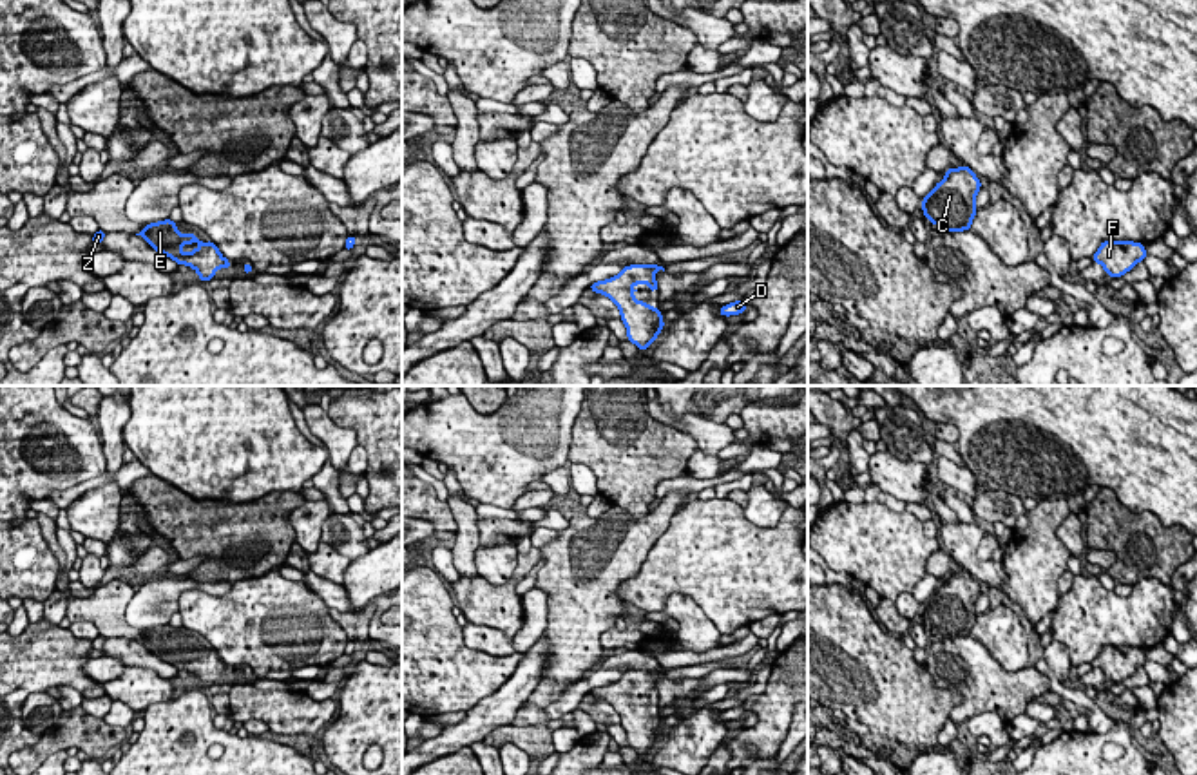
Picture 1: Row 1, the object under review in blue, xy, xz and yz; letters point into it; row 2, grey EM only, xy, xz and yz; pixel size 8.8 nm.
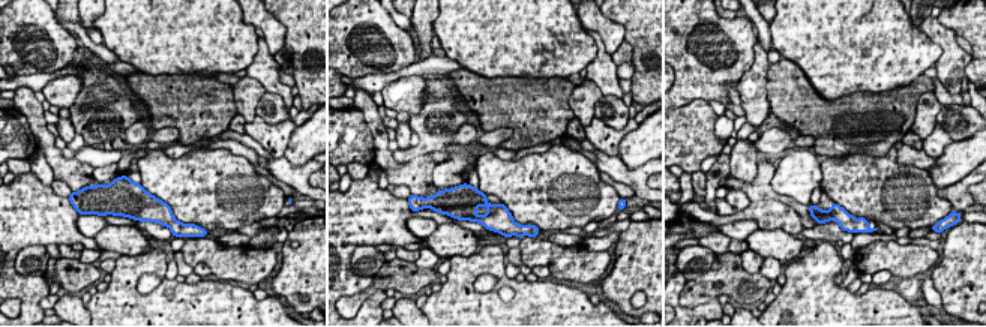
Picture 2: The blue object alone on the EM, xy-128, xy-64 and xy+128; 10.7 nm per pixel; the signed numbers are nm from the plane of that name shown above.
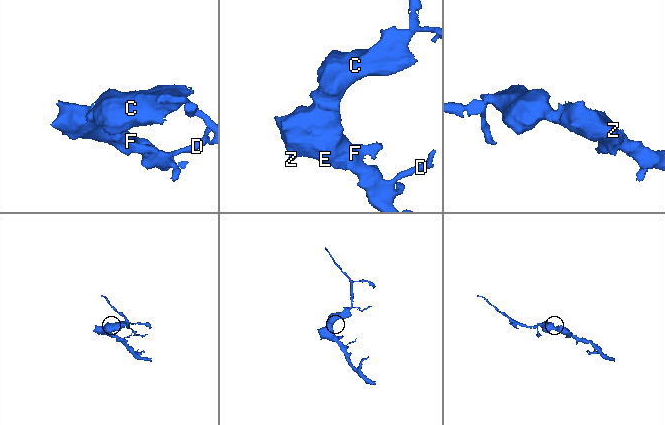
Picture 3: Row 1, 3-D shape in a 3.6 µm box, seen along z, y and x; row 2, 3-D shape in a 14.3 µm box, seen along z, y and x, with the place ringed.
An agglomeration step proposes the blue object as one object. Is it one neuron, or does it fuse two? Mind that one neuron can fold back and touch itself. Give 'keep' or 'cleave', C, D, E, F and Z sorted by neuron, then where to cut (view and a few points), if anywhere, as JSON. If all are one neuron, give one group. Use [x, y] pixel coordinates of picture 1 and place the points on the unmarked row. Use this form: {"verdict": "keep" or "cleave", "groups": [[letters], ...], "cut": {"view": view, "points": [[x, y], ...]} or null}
{"verdict": "keep", "groups": [["C", "D", "E", "F", "Z"]], "cut": null}

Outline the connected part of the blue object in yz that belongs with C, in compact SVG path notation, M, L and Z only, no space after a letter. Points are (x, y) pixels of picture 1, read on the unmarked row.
M967 570L949 574L945 583L922 605L924 623L943 637L971 636L980 594L978 581Z

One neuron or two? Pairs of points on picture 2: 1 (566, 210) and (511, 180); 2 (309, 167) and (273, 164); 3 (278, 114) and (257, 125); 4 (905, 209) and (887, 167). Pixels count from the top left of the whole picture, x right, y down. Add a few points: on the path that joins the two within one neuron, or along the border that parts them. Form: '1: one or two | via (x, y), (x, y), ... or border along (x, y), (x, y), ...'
1: one | via (553, 197), (545, 189), (524, 186)
2: one | via (300, 171), (282, 170)
3: two | border along (257, 114), (269, 123), (281, 123), (290, 119)
4: one | via (898, 198), (887, 188), (887, 177)

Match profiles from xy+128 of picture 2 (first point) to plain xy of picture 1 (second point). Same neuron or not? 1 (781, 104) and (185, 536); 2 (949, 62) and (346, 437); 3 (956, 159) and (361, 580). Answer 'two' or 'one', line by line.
1: one
2: one
3: one

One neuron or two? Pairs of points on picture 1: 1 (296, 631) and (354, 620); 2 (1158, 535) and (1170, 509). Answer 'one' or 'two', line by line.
1: two
2: two

